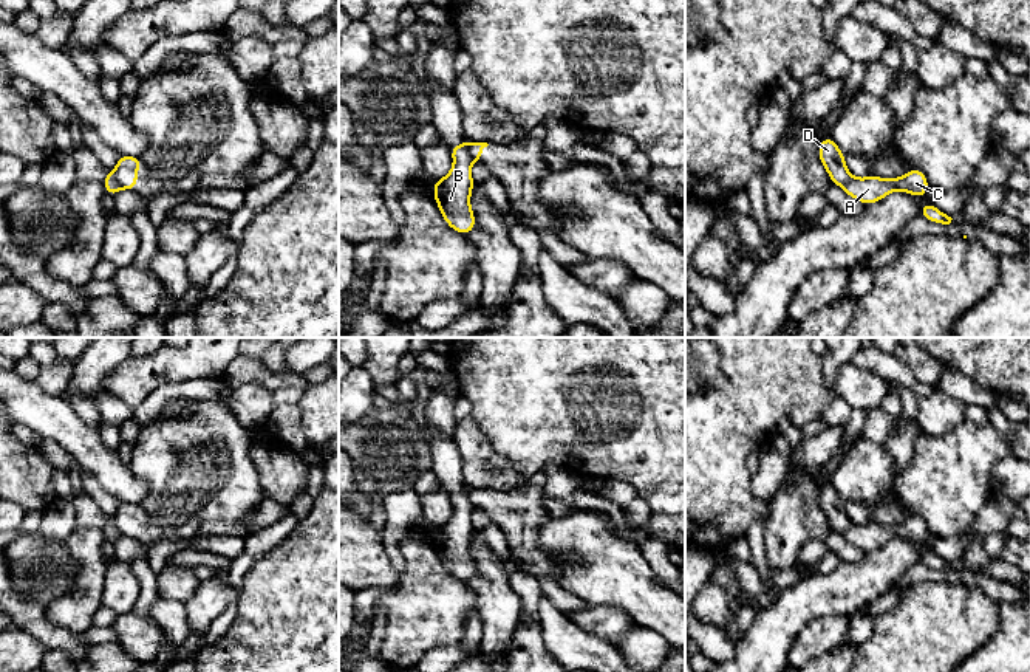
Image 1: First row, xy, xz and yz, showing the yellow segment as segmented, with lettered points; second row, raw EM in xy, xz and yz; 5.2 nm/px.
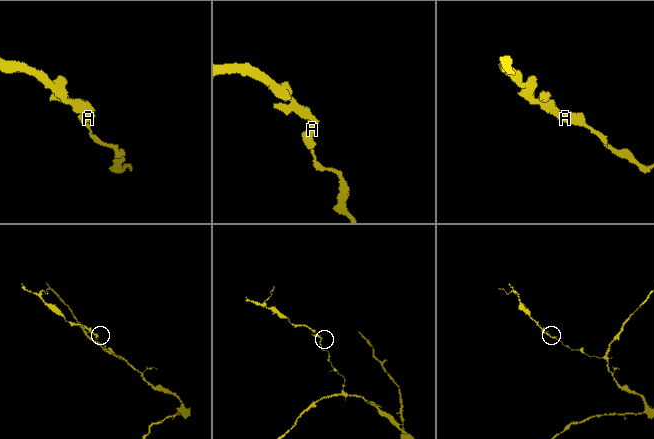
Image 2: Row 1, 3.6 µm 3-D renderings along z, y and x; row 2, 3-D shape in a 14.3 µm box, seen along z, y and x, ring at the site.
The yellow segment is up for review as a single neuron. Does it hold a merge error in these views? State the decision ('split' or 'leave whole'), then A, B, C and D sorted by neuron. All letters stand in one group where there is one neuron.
split | A B C / D

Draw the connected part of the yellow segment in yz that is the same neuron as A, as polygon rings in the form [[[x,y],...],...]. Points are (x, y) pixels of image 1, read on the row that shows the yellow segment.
[[[911,169],[903,177],[889,180],[878,178],[874,173],[868,178],[855,178],[849,175],[841,187],[849,197],[866,206],[883,200],[894,190],[903,190],[920,198],[926,194],[929,184],[920,169]]]

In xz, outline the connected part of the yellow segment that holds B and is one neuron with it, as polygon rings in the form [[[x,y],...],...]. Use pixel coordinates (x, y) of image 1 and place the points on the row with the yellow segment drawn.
[[[461,146],[450,147],[453,169],[435,181],[433,197],[445,223],[459,234],[475,229],[475,214],[470,207],[470,194],[475,186],[470,169],[473,156]]]

